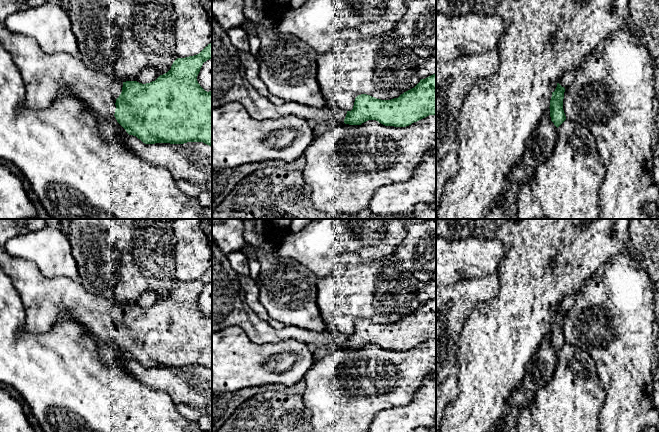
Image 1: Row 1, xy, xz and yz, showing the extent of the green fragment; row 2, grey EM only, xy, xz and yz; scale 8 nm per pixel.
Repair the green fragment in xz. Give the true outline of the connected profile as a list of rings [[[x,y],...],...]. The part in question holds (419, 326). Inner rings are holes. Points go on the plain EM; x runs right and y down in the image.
[[[212,241],[212,332],[219,332],[229,326],[240,327],[255,344],[294,339],[317,348],[332,350],[343,347],[361,349],[368,344],[376,344],[385,350],[406,351],[429,339],[436,339],[436,297],[421,303],[414,312],[391,324],[381,324],[367,318],[358,319],[351,335],[337,332],[312,332],[287,325],[276,330],[251,310],[239,282],[239,274],[232,269],[227,255]]]

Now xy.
[[[0,245],[0,269],[11,278],[22,300],[26,314],[25,325],[22,329],[25,334],[49,331],[57,318],[64,312],[68,312],[95,336],[114,339],[129,359],[136,360],[145,368],[203,366],[212,370],[212,315],[205,315],[197,305],[203,287],[212,283],[212,266],[197,279],[177,282],[167,297],[146,308],[137,305],[121,306],[112,300],[89,294],[84,290],[80,281],[66,277],[48,278],[34,263],[9,255],[2,245]]]

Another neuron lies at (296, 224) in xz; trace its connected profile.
[[[291,219],[290,225],[287,230],[300,231],[306,227],[313,219]]]

